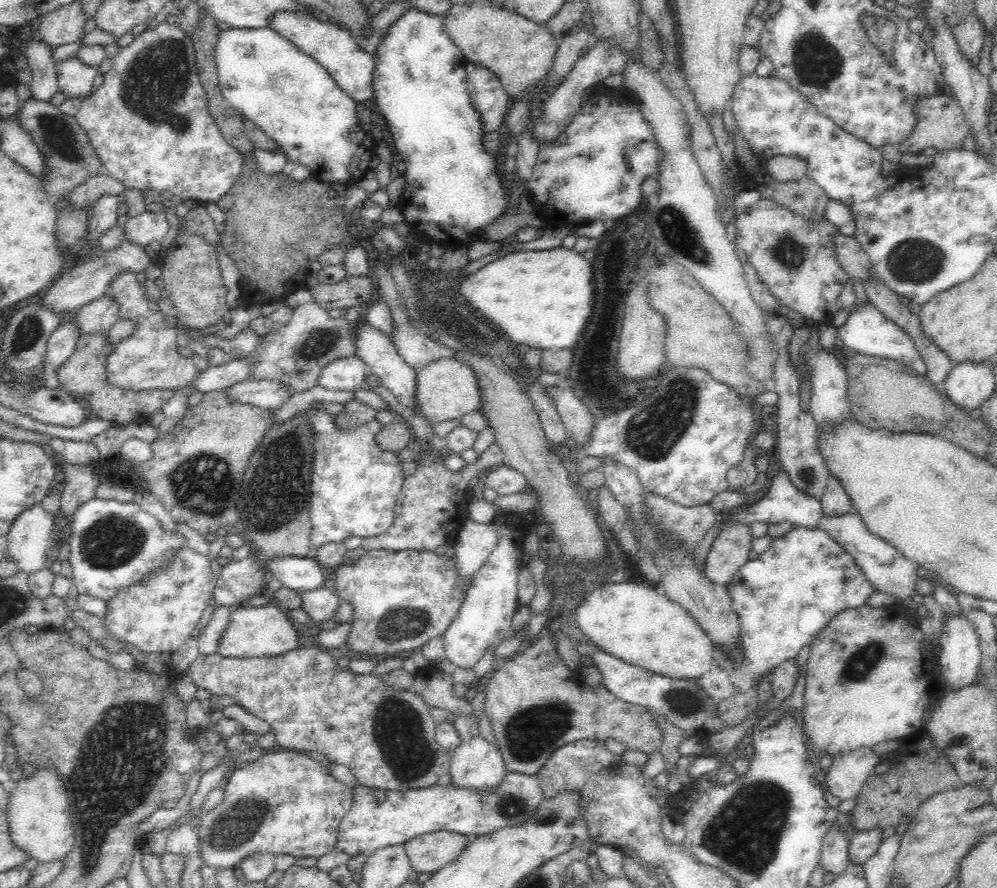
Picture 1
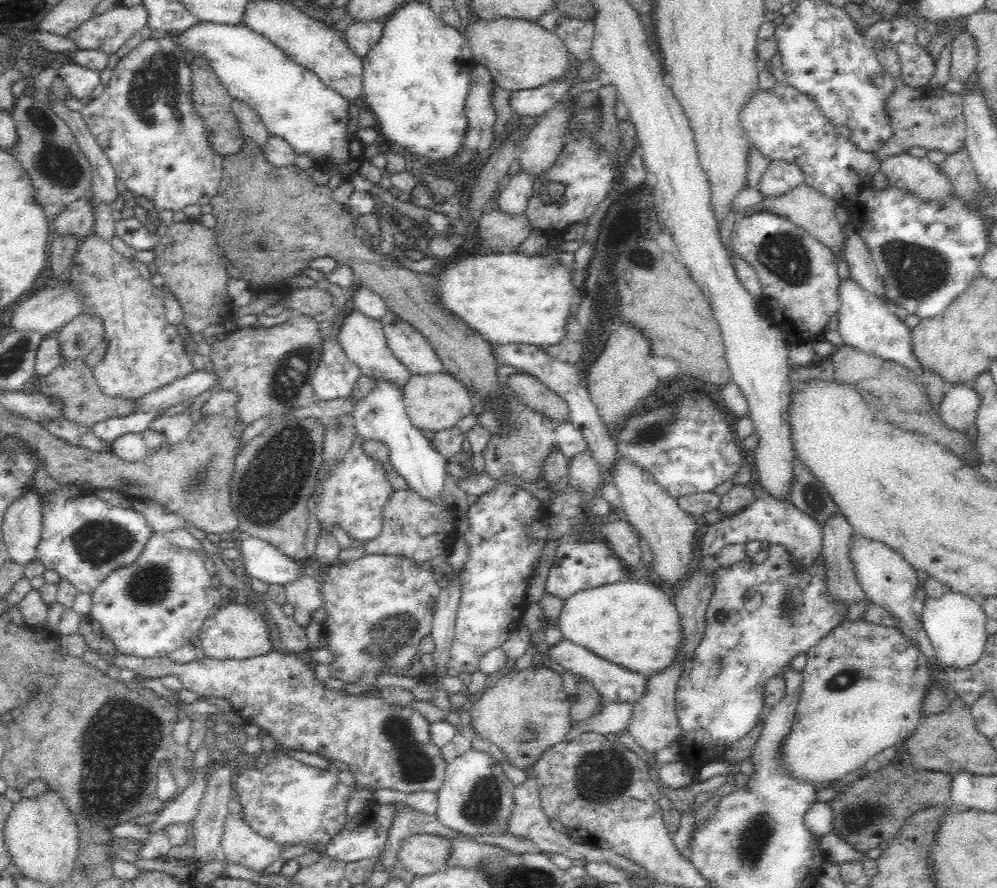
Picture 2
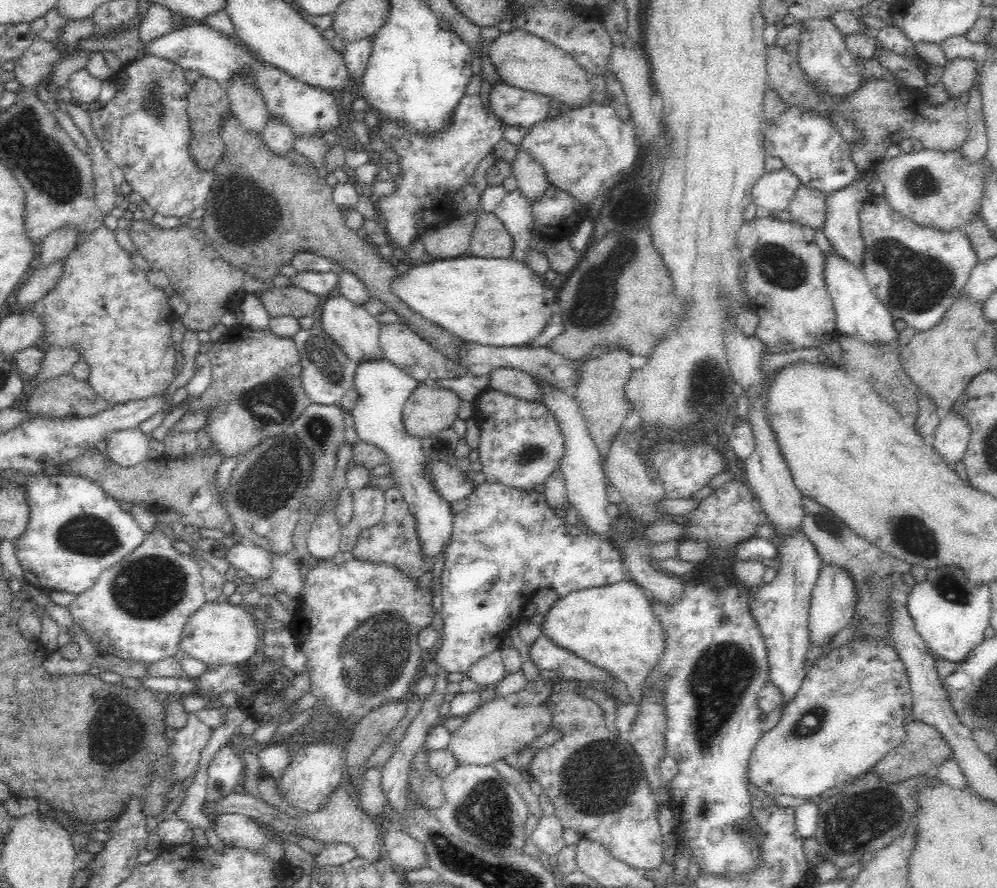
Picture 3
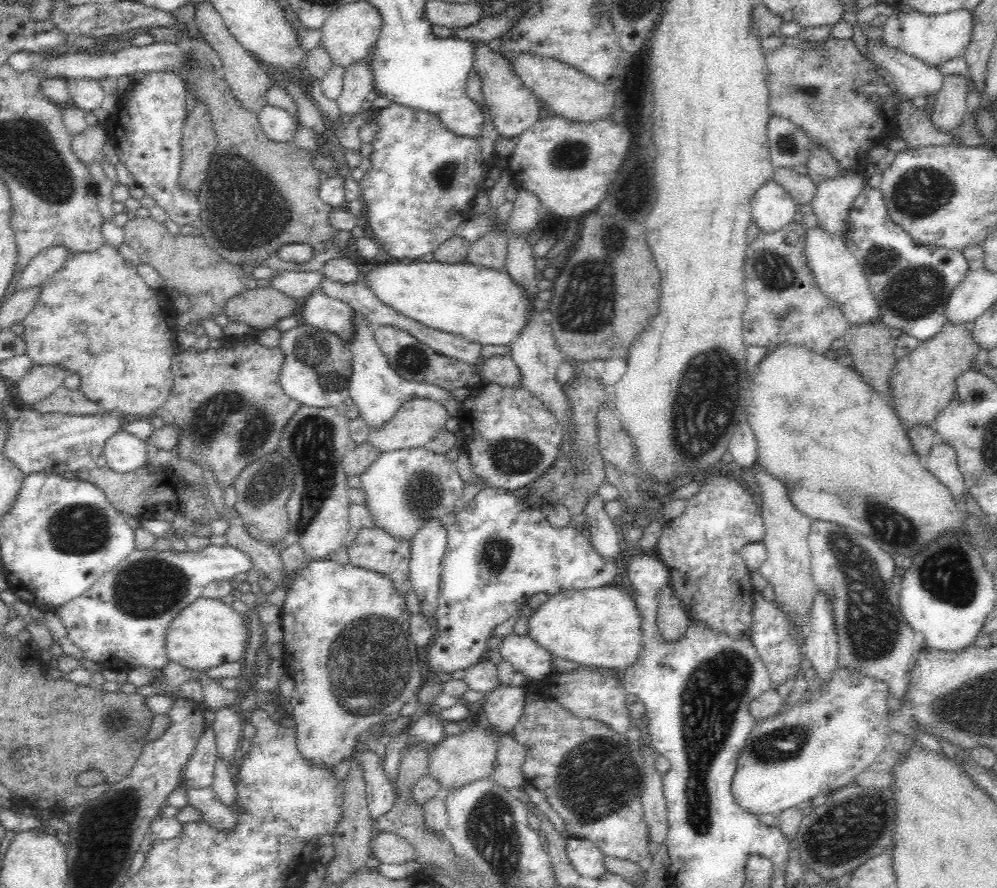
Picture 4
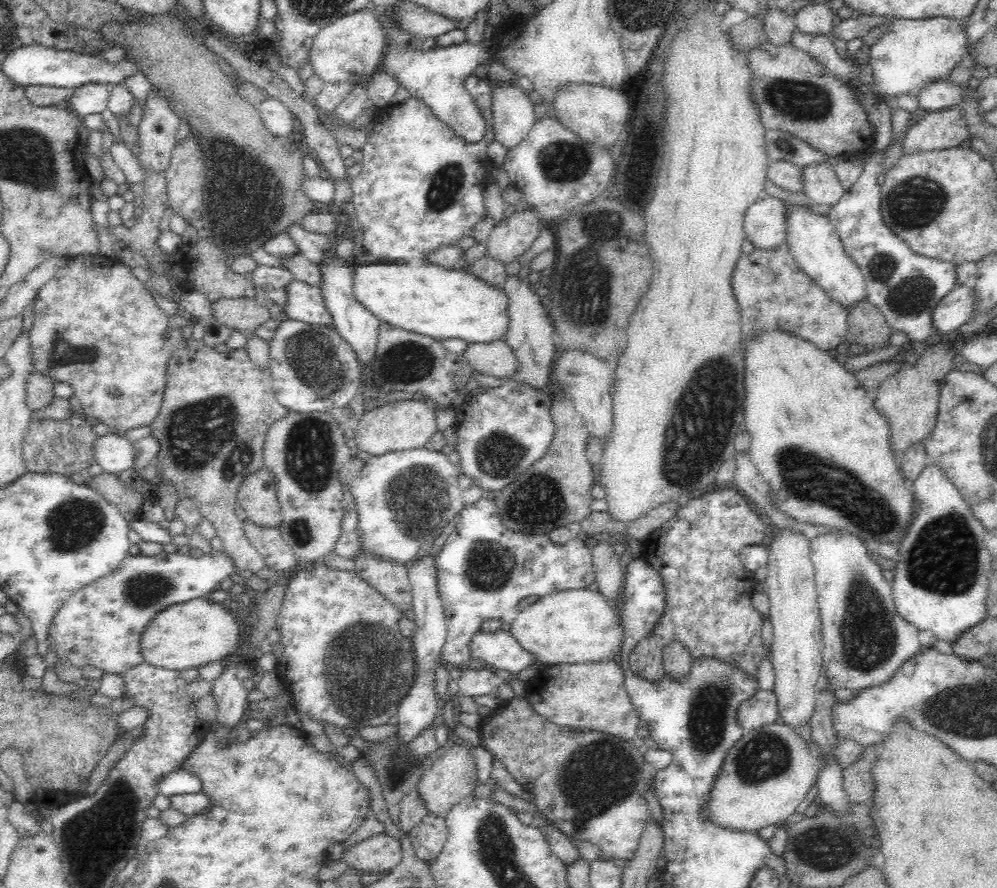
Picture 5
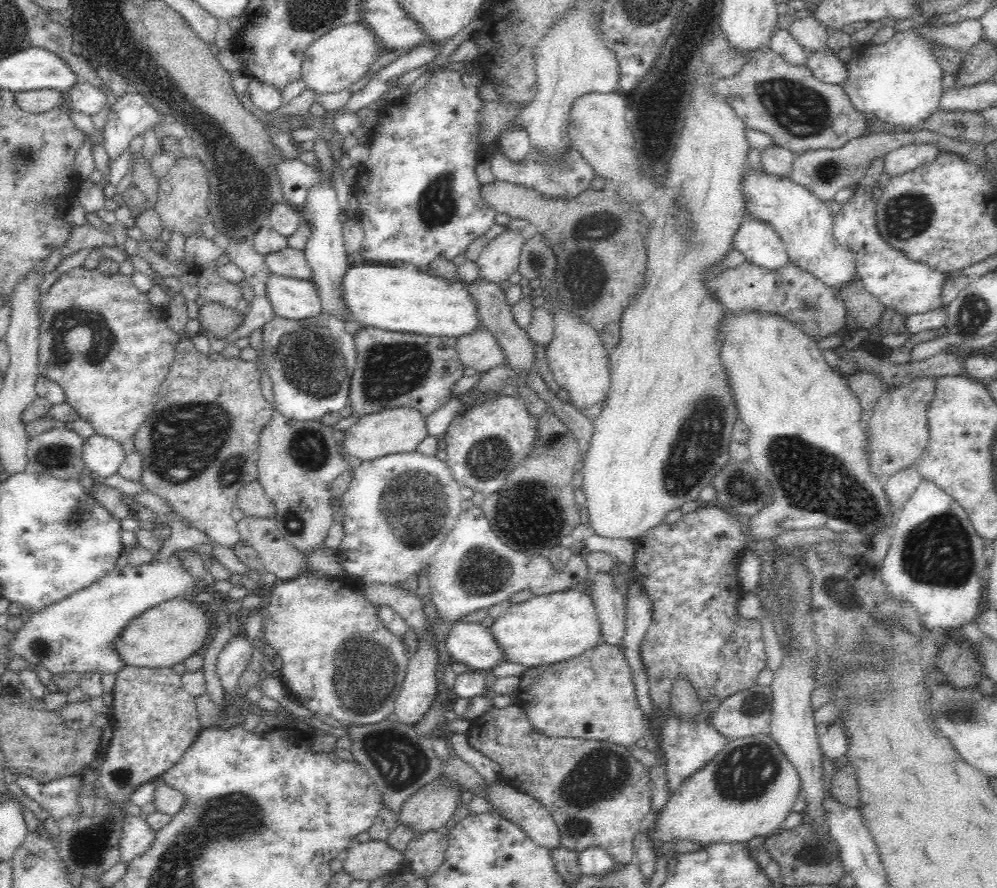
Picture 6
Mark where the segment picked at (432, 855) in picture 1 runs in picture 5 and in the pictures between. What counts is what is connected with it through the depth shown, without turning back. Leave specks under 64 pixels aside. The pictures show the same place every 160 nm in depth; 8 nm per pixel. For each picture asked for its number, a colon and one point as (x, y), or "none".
2: (421, 854)
3: (400, 848)
4: (385, 847)
5: (379, 853)

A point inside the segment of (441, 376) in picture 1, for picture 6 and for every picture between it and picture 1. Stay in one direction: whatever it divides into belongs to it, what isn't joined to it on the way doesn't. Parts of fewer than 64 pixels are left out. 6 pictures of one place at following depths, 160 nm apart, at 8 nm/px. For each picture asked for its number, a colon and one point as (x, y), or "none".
2: (436, 401)
3: (429, 409)
4: (416, 422)
5: (408, 424)
6: (399, 430)

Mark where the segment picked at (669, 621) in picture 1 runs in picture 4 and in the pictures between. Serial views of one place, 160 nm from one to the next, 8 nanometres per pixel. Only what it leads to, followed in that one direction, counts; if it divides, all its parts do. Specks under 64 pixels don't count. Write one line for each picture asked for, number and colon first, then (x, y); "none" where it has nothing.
2: (632, 623)
3: (612, 626)
4: (599, 627)

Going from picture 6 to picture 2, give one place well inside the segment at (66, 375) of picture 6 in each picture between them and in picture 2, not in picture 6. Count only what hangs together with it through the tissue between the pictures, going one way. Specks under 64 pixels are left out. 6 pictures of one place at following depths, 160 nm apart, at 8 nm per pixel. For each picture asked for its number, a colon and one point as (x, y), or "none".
2: (144, 352)
3: (103, 306)
4: (96, 317)
5: (95, 326)

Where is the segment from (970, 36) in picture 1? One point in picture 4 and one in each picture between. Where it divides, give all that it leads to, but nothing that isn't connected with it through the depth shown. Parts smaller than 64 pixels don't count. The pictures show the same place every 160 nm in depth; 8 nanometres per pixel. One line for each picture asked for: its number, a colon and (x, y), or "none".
2: (964, 62)
3: (958, 75)
4: (949, 111)

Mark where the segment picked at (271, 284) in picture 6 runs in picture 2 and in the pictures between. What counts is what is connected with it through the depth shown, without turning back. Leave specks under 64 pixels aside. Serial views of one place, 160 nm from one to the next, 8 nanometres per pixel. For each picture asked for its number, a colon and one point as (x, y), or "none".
2: (362, 338)
3: (356, 332)
4: (320, 310)
5: (304, 302)

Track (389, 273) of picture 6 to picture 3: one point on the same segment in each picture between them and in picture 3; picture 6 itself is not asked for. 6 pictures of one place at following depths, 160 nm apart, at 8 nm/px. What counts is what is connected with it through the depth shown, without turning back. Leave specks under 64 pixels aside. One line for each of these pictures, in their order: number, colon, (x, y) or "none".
3: (490, 301)
4: (483, 305)
5: (430, 300)

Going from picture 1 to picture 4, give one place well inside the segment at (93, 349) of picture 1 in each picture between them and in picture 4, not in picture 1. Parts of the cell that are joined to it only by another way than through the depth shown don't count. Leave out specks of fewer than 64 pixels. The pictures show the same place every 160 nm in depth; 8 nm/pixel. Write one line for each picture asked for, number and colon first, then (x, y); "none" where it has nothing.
2: (83, 402)
3: (63, 396)
4: (63, 400)

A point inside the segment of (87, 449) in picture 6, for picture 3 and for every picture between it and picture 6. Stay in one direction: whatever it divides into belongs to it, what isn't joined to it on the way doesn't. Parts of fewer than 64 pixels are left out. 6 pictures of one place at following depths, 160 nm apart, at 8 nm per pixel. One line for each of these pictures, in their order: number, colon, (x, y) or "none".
3: (127, 448)
4: (124, 453)
5: (114, 453)

